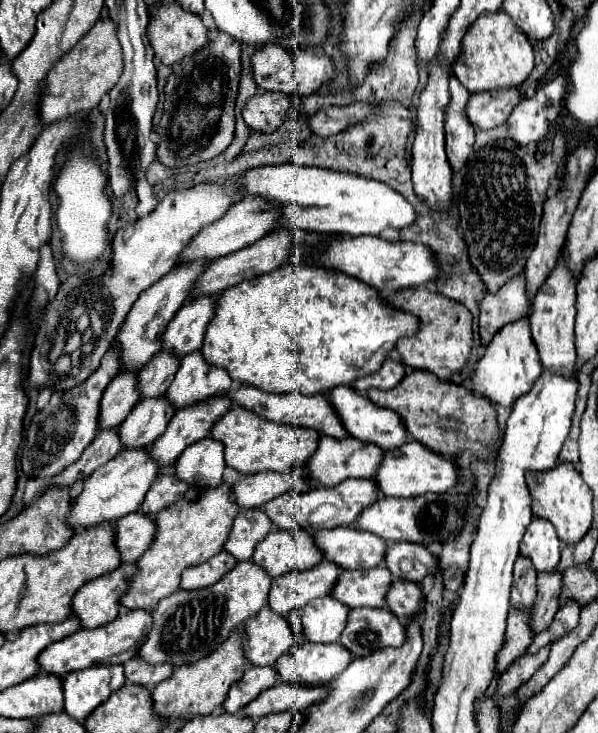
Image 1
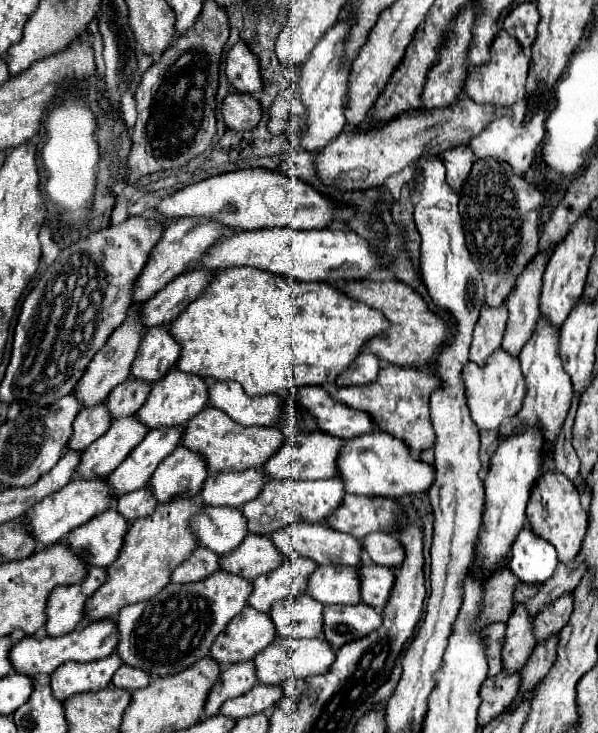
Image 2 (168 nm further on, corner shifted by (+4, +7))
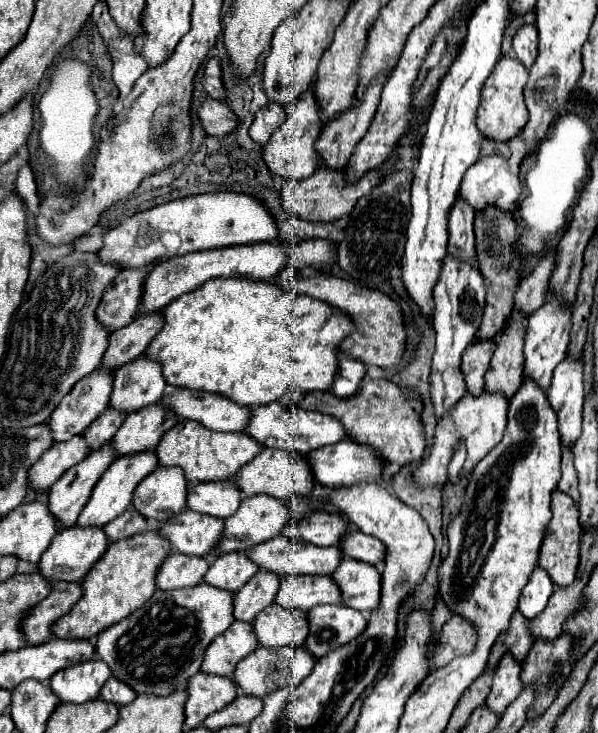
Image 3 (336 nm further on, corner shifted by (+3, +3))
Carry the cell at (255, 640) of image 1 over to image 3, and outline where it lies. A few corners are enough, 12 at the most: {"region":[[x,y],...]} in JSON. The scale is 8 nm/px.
{"region":[[233,622],[205,650],[201,670],[229,676],[257,648],[253,626]]}

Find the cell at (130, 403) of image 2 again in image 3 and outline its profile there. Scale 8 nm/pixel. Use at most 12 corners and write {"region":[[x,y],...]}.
{"region":[[107,408],[85,432],[89,452],[101,448],[123,424]]}

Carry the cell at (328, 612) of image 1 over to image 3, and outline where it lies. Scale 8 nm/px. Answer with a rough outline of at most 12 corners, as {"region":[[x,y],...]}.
{"region":[[271,604],[255,616],[259,646],[303,646],[305,616]]}

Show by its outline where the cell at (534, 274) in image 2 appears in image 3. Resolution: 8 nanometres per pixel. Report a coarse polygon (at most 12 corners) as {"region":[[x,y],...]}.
{"region":[[523,320],[499,338],[485,390],[511,400],[523,382]]}

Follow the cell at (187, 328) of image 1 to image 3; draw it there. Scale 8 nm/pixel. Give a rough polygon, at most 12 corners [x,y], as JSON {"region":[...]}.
{"region":[[141,356],[115,372],[109,406],[125,414],[159,402],[159,362]]}

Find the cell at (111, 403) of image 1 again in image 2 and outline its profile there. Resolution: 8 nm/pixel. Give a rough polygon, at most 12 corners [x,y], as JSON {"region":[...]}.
{"region":[[104,402],[80,410],[68,448],[86,450],[110,428]]}

